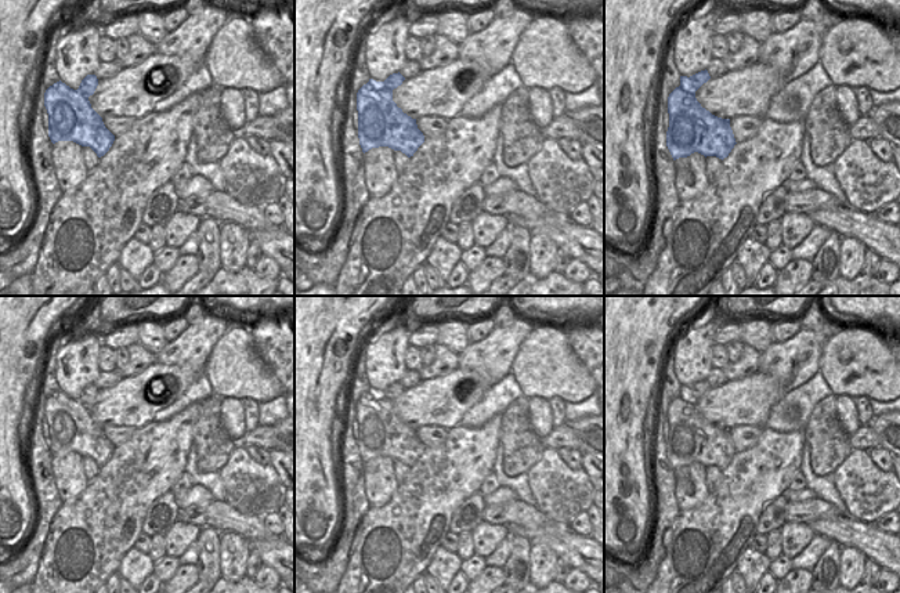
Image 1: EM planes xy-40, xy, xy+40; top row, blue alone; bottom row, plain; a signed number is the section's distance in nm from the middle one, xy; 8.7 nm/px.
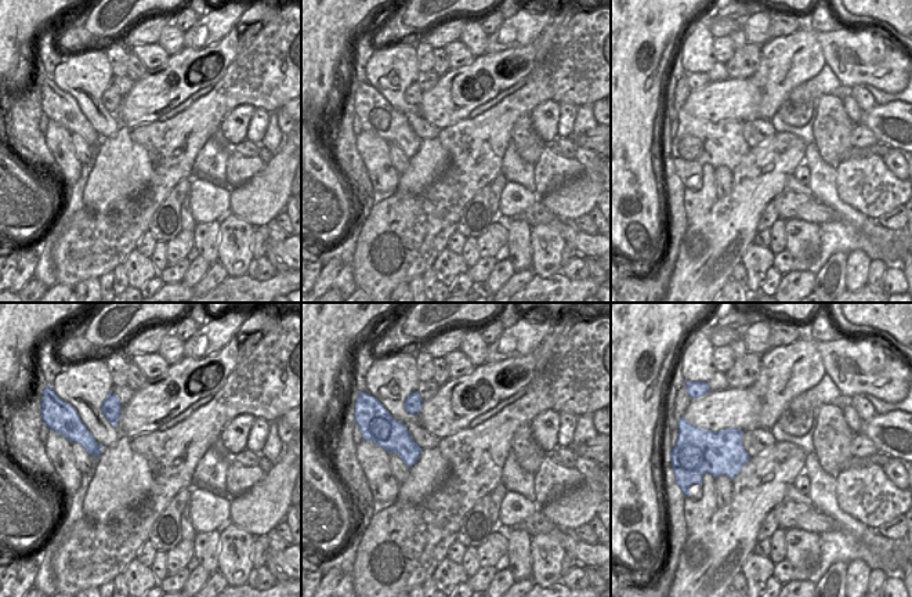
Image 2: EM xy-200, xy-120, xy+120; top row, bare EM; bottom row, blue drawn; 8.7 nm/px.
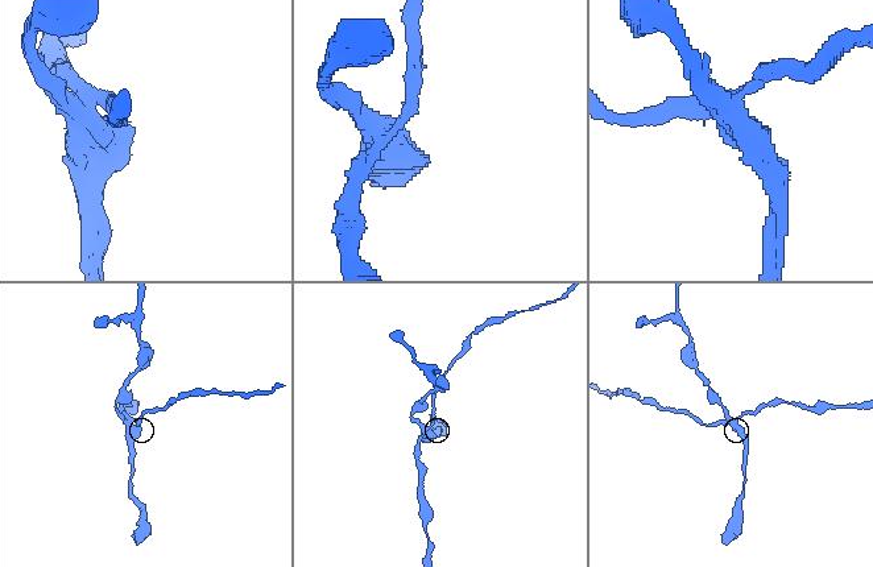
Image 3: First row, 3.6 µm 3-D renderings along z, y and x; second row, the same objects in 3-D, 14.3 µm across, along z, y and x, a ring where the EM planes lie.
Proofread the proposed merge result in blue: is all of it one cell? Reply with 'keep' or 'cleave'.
cleave

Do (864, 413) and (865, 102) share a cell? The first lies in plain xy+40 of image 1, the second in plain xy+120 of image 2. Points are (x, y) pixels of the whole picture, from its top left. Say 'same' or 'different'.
same

